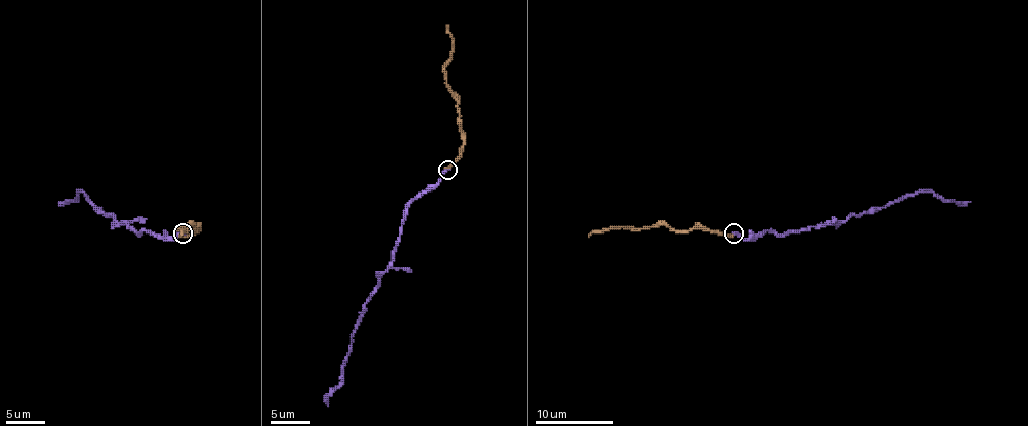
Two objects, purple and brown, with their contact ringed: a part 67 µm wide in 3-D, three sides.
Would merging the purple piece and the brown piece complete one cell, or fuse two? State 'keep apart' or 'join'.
join

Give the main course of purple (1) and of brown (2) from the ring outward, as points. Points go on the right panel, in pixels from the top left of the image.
1: (734, 232), (744, 239), (759, 237), (767, 230), (779, 235), (840, 223), (919, 192), (970, 202)
2: (732, 235), (697, 228), (672, 230), (658, 224), (647, 228), (603, 228), (588, 237)

